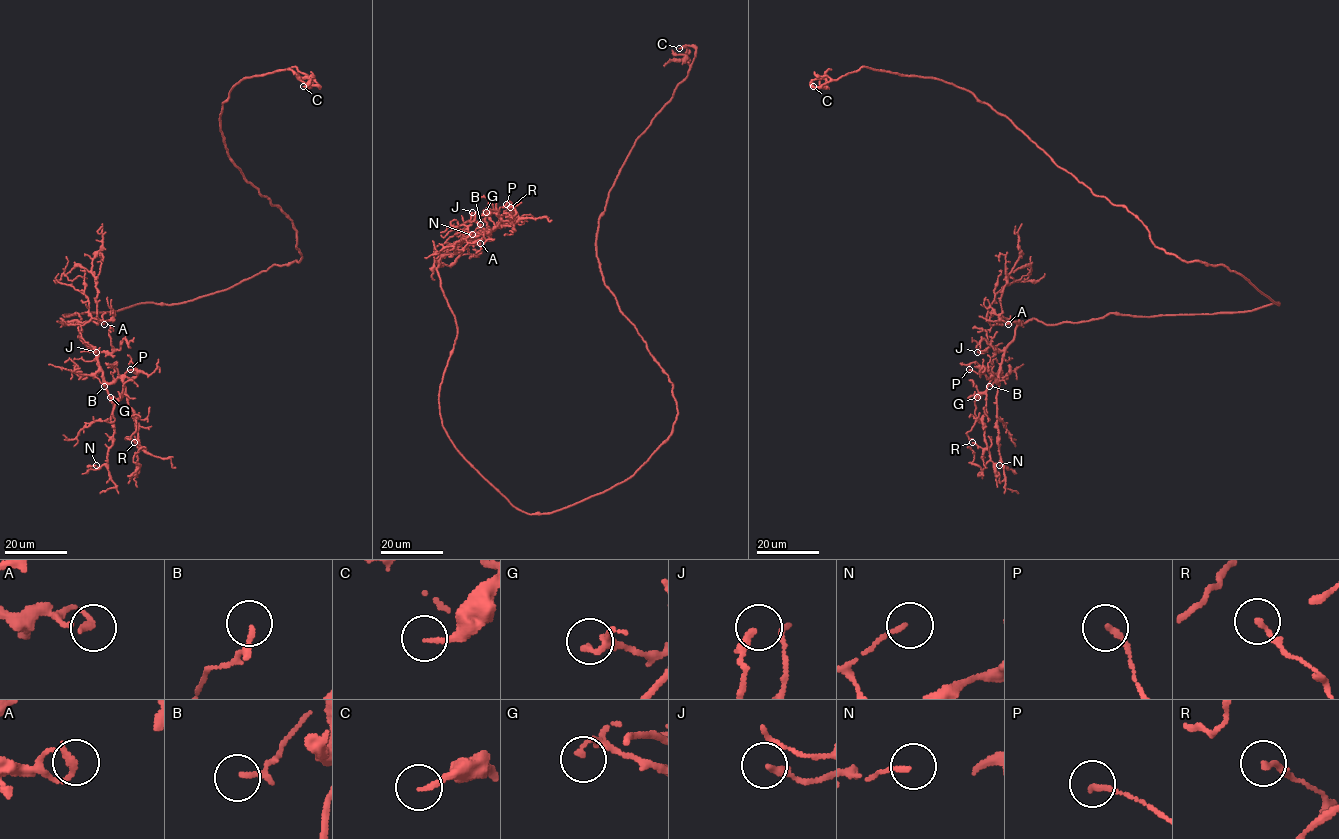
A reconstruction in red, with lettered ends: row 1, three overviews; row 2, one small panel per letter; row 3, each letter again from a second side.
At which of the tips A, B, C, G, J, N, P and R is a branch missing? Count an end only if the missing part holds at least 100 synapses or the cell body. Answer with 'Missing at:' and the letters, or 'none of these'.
Missing at: none of these

